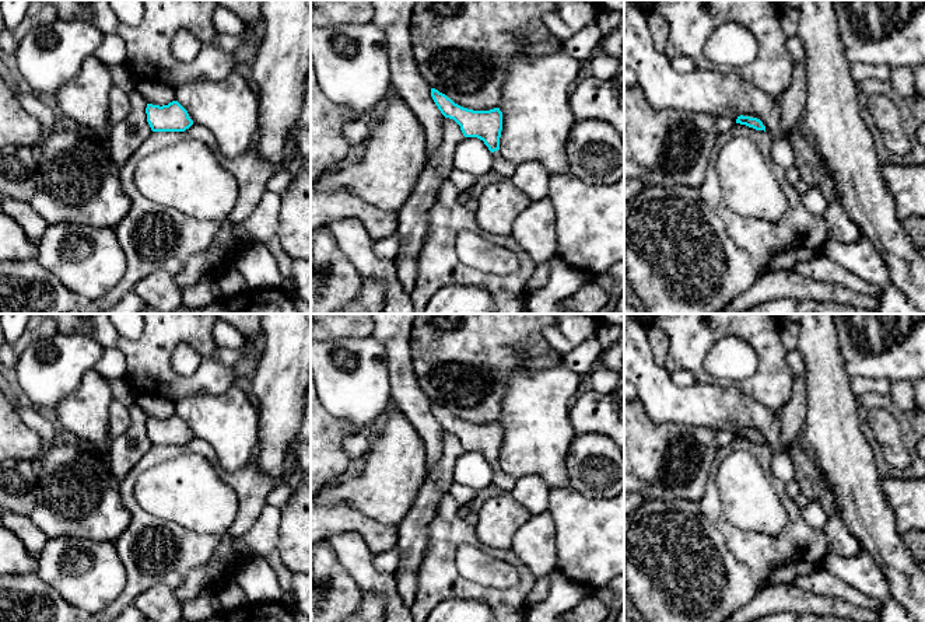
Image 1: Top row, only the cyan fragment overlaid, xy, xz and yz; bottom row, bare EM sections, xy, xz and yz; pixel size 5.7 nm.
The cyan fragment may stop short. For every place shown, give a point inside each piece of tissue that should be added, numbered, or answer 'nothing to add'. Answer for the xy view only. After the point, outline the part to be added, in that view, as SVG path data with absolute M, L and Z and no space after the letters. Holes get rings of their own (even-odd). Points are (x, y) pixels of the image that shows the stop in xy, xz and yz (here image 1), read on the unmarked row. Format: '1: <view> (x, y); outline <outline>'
nothing to add

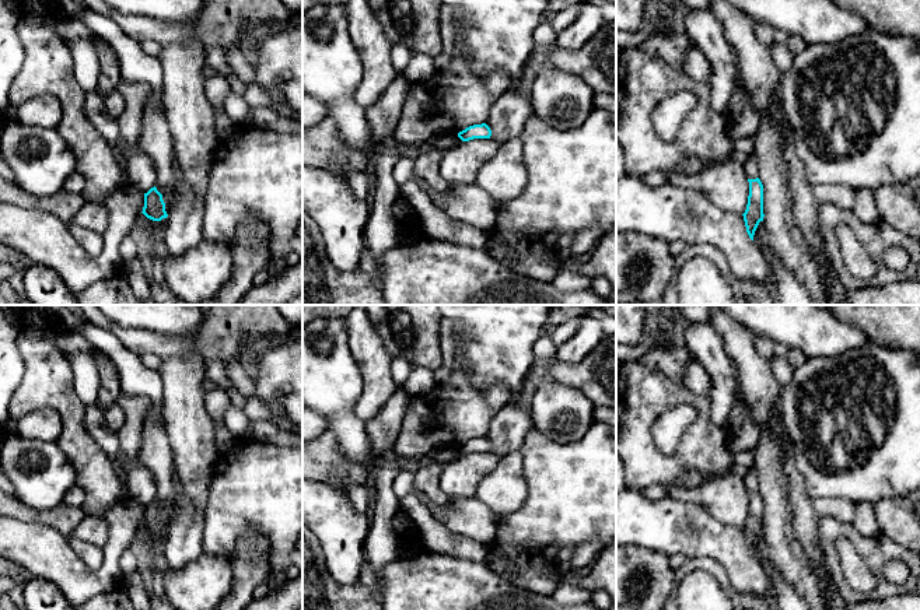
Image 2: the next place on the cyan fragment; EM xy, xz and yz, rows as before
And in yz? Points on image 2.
1: yz (751, 477); outline M752 466L746 471L746 474L744 477L744 483L745 483L746 488L748 488L748 492L756 492L756 491L759 491L758 471L756 471L756 467L755 466Z

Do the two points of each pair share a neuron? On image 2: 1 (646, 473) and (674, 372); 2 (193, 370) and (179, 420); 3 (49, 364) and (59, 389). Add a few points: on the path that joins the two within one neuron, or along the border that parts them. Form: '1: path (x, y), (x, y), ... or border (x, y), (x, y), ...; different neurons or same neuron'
1: border (643, 364), (663, 371), (671, 379), (681, 384); different neurons
2: path (184, 382), (184, 407); same neuron
3: path (49, 370), (49, 379), (53, 384); same neuron

